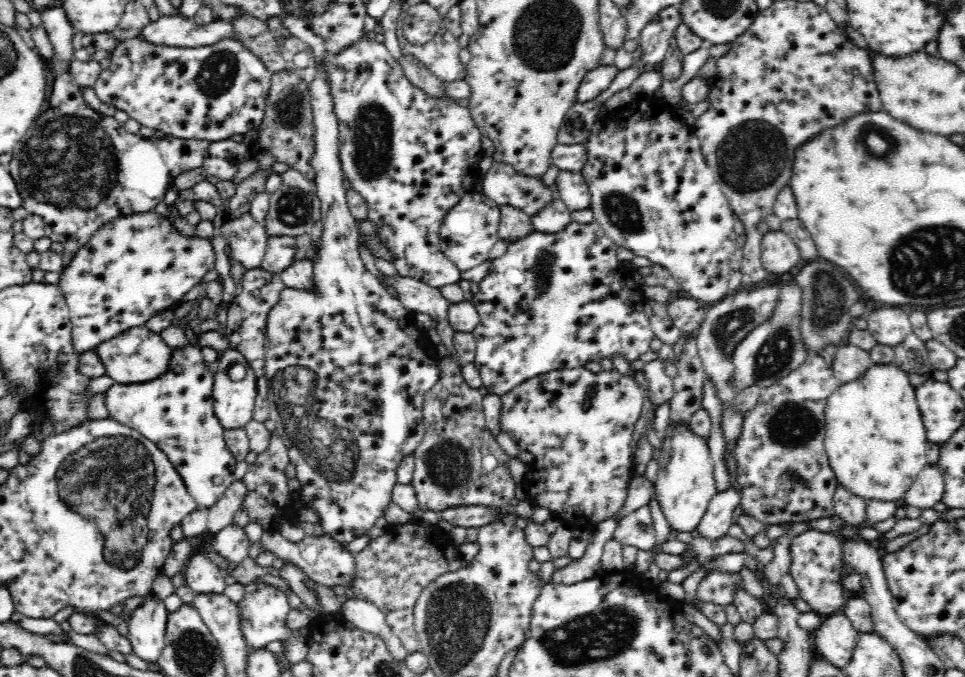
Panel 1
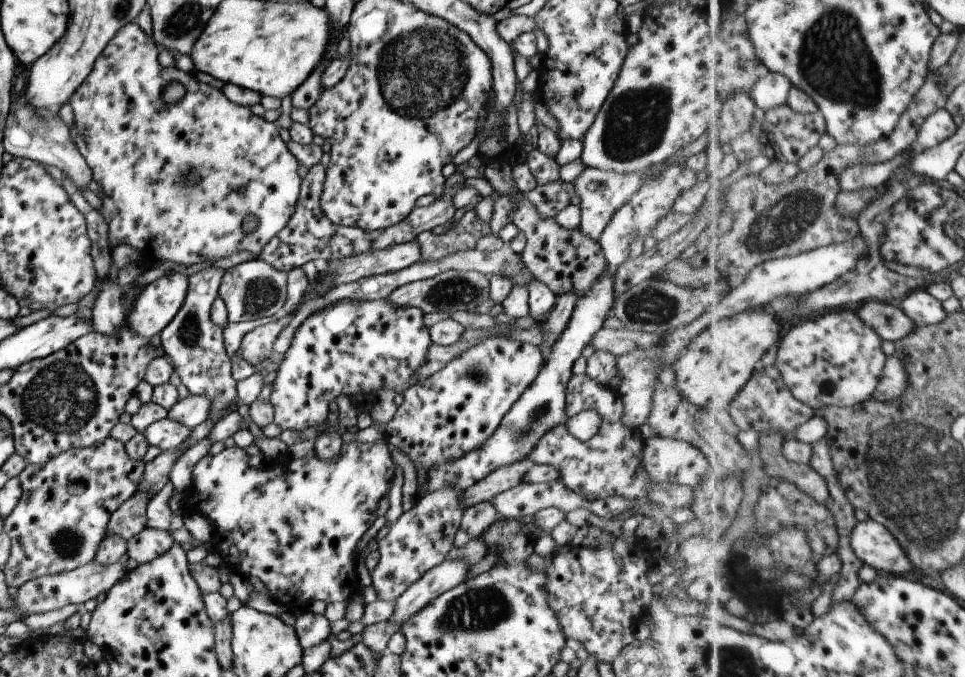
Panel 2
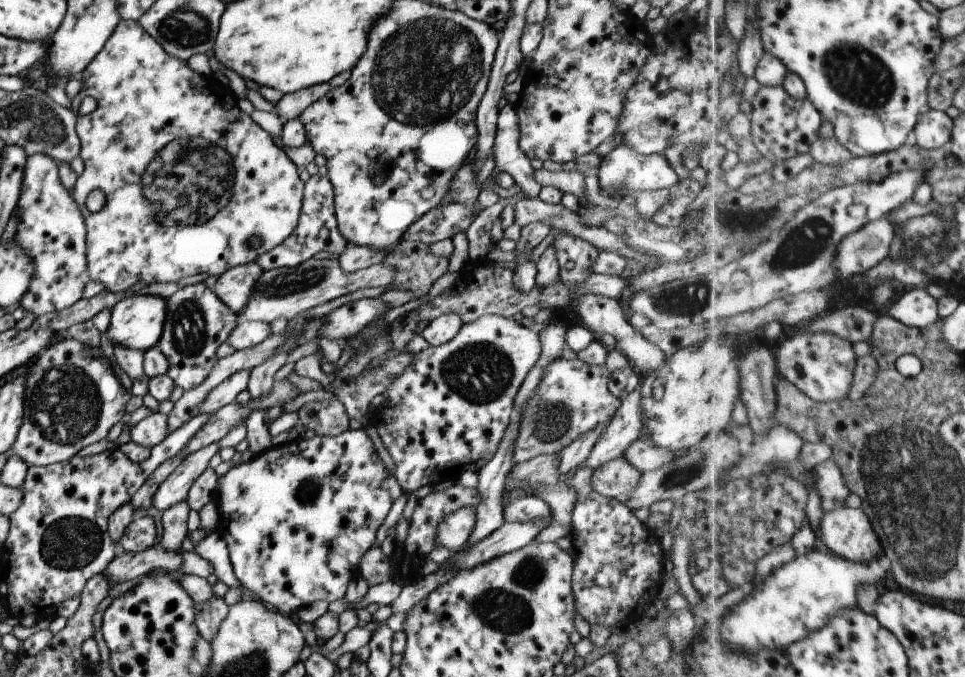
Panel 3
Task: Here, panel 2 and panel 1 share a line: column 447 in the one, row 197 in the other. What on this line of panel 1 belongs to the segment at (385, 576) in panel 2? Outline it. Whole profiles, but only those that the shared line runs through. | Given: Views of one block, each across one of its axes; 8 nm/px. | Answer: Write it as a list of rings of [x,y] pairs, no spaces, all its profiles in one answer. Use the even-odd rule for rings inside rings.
[[[493,161],[492,166],[485,173],[482,192],[500,206],[507,204],[508,206],[519,208],[531,217],[536,212],[540,212],[546,204],[550,204],[554,200],[554,196],[556,196],[556,192],[552,192],[548,185],[542,183],[540,177],[530,177],[518,173],[512,165],[496,161]]]

